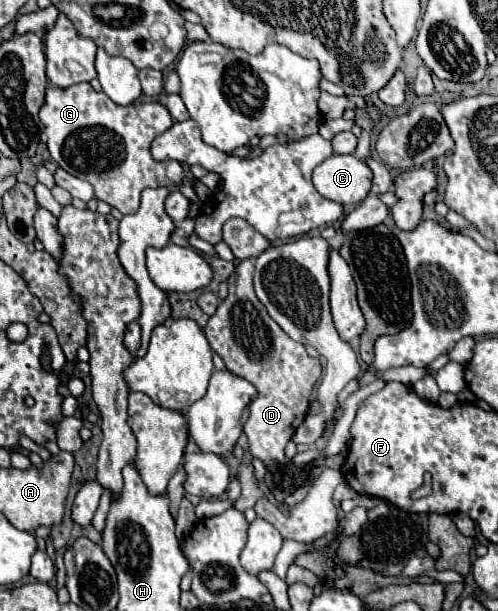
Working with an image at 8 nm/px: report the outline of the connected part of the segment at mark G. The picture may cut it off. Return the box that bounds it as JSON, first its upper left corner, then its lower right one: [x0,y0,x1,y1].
[39,83,185,215]

